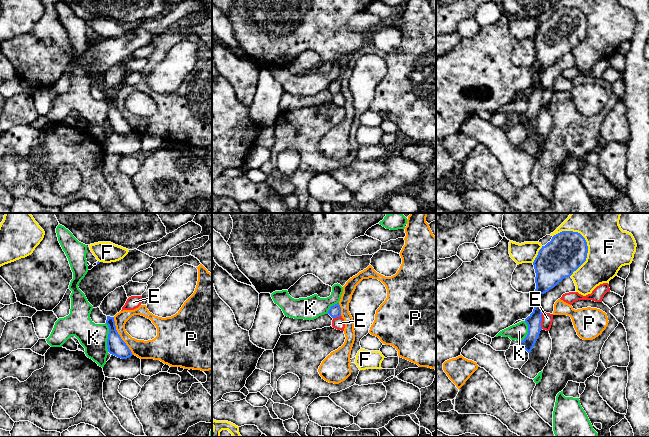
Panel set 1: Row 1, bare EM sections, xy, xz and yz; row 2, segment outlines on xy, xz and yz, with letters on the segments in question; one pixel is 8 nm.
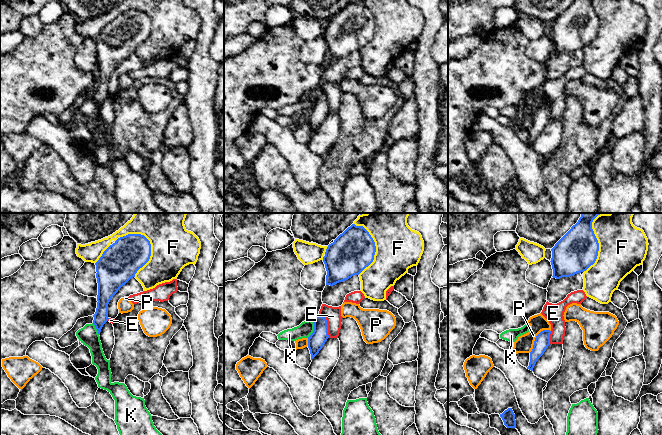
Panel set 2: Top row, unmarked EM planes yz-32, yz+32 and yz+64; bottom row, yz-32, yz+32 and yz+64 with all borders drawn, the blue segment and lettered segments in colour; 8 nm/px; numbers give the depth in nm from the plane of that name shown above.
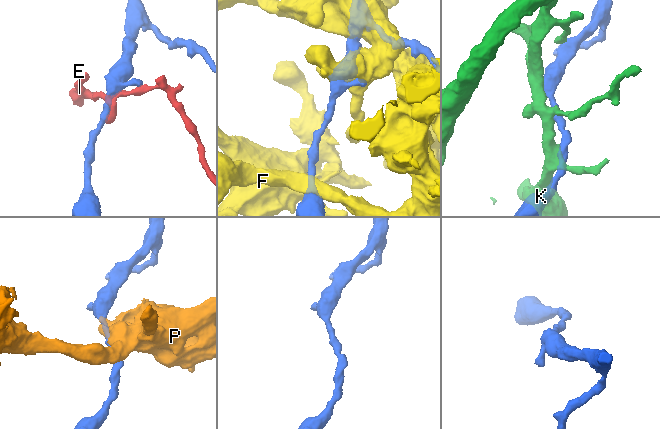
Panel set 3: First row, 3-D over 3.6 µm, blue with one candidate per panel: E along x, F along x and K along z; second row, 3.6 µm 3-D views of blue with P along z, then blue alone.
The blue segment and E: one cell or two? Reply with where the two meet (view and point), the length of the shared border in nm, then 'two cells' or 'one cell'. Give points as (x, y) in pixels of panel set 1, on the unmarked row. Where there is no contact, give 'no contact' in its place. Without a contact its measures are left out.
meets blue in yz at (541, 95); contact 150 nm long; two cells

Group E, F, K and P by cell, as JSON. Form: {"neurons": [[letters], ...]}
{"neurons": [["E"], ["F"], ["K"], ["P"]]}

